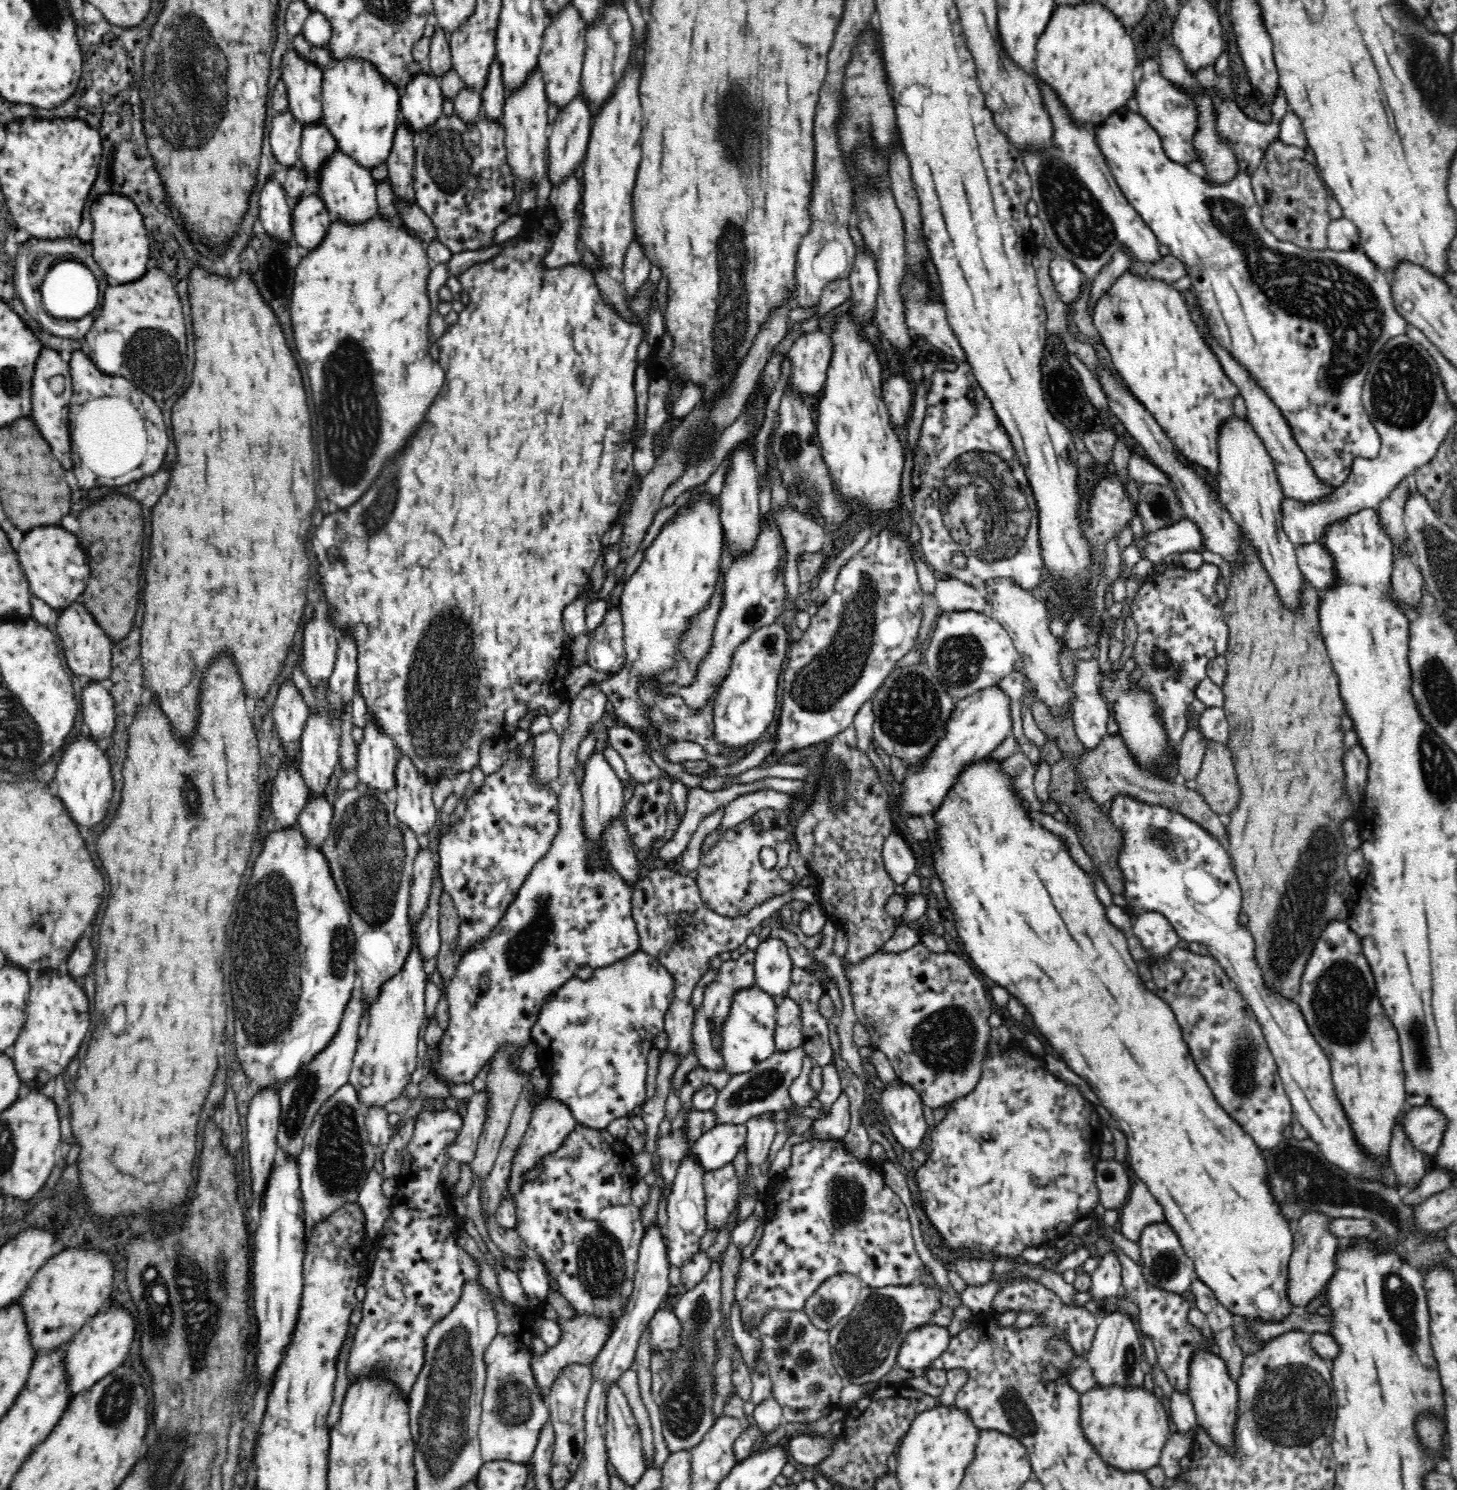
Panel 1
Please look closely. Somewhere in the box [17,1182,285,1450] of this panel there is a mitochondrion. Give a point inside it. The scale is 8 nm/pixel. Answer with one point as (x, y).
(197, 1283)

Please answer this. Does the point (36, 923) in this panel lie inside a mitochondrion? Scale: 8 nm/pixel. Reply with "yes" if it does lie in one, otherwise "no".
yes

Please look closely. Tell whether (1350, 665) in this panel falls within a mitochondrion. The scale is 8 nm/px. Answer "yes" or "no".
no

